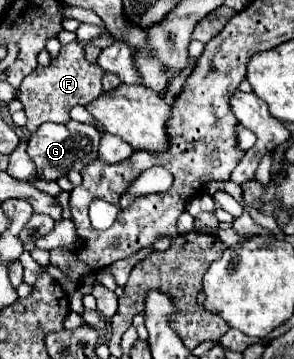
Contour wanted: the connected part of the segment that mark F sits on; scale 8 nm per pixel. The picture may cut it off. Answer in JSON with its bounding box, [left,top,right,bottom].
[18,42,104,132]

